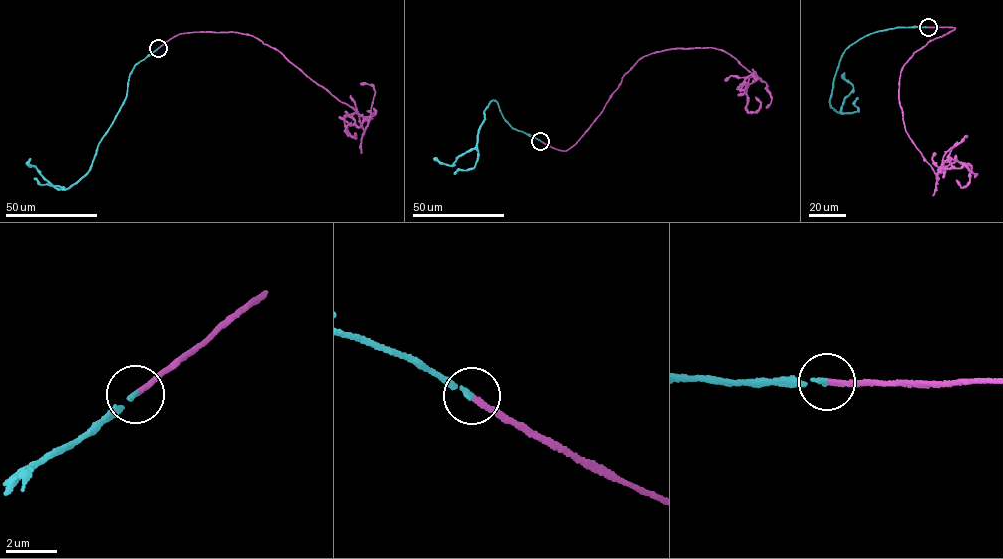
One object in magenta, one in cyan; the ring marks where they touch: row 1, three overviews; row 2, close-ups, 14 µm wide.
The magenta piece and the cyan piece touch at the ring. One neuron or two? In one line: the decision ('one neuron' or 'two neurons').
one neuron

